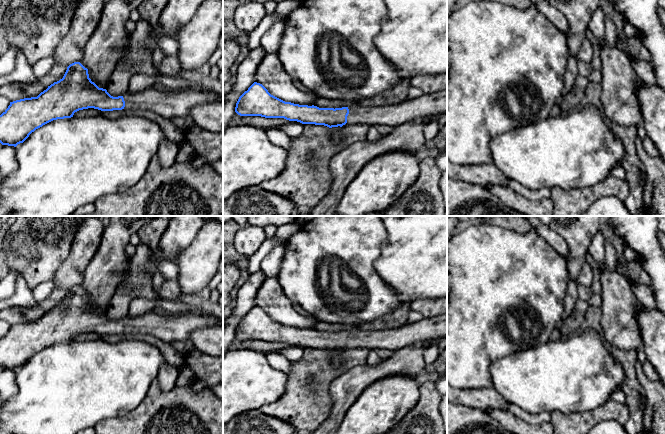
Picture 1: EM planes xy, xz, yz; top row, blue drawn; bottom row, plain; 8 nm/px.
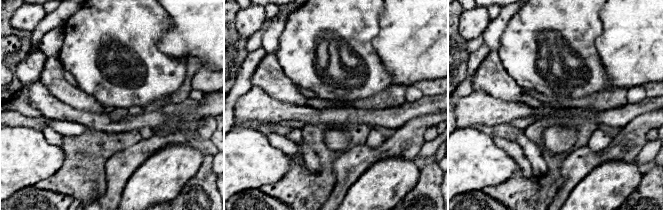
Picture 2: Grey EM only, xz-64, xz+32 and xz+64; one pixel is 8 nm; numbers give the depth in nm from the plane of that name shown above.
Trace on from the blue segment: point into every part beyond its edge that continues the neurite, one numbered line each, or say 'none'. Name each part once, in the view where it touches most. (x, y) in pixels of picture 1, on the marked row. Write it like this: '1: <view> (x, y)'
1: xz (394, 115)

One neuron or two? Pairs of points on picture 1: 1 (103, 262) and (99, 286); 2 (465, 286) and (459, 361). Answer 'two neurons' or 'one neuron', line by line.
1: one neuron
2: one neuron

